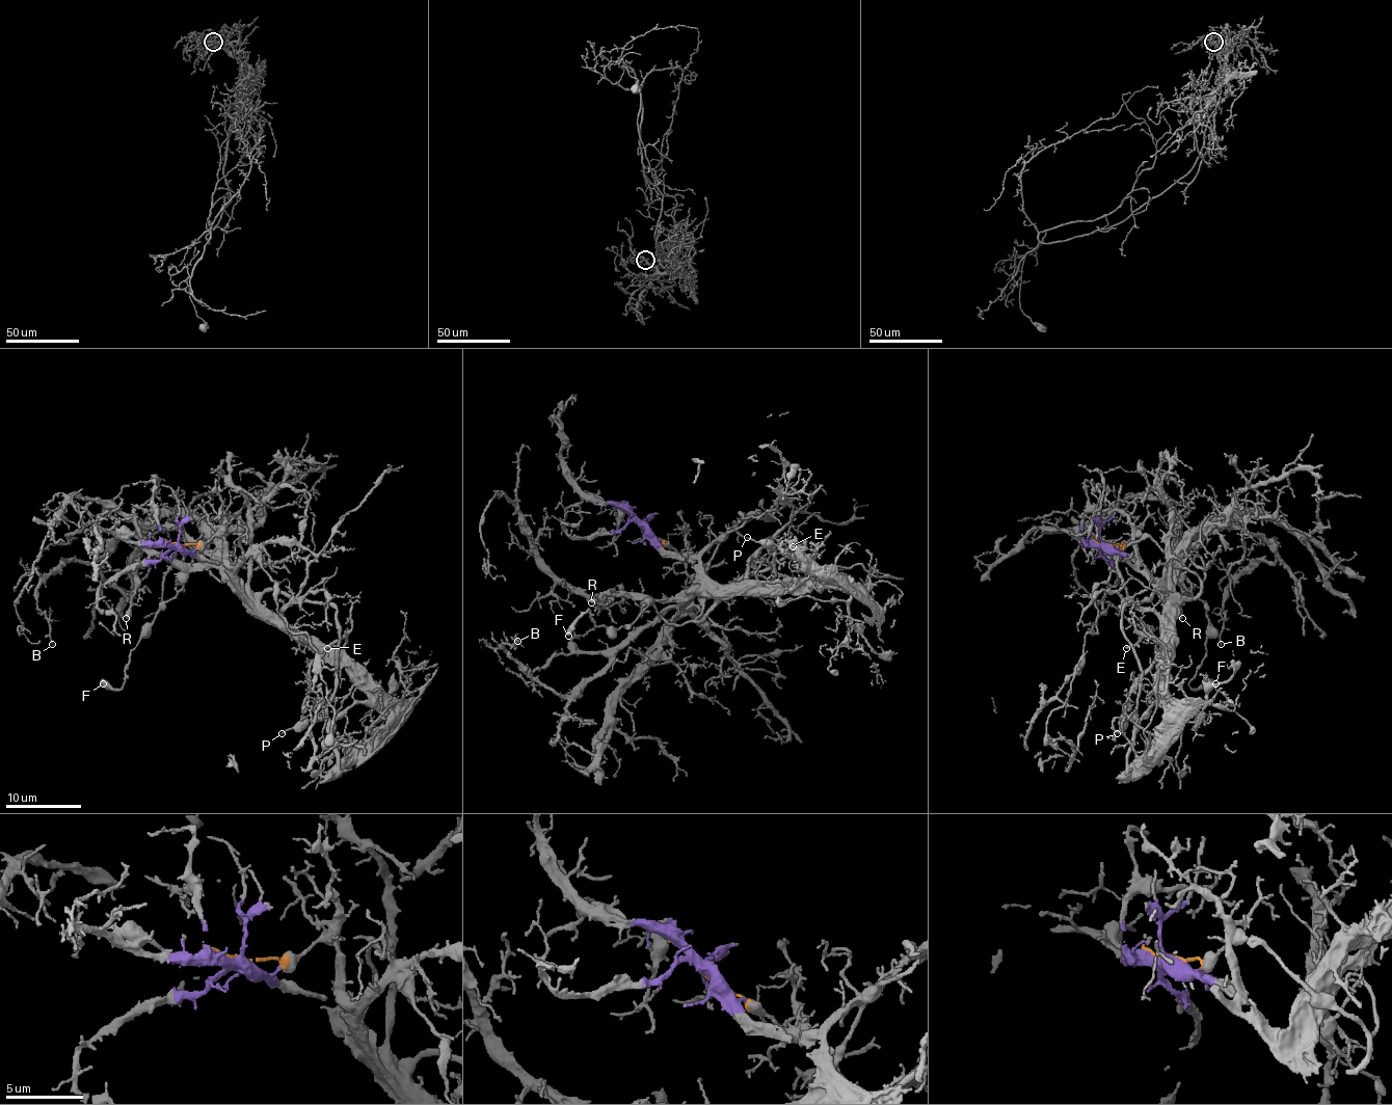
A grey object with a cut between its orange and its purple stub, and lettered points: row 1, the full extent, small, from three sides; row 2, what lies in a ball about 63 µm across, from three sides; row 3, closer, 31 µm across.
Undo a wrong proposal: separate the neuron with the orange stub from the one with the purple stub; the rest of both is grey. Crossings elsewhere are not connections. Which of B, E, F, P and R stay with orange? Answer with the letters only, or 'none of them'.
F, P

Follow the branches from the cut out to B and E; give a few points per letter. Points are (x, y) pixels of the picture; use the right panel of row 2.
B: (1101, 544), (1162, 578), (1210, 530), (1257, 534), (1275, 562), (1254, 562), (1227, 586), (1222, 645)
E: (1101, 544), (1111, 544), (1139, 562), (1139, 569), (1165, 601), (1165, 648), (1144, 637), (1125, 648)

